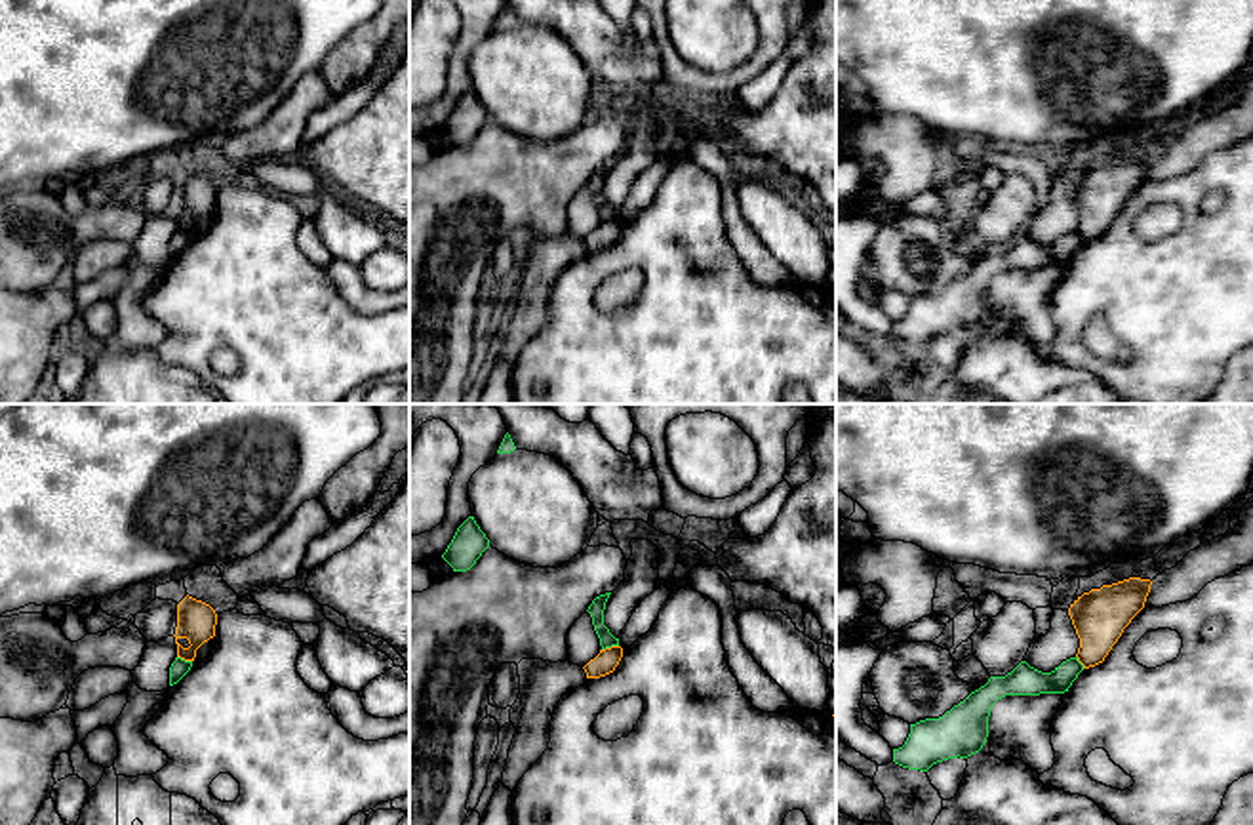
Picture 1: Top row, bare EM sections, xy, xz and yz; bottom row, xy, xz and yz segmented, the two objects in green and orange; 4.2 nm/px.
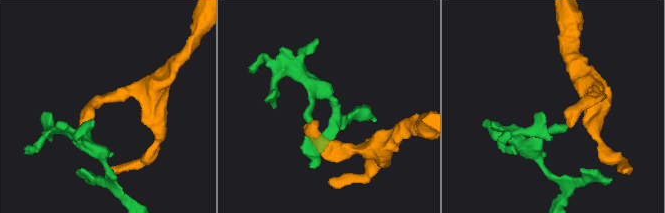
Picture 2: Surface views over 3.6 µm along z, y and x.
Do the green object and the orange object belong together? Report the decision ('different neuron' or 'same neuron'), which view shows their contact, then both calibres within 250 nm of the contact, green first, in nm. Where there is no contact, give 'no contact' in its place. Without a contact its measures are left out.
different neuron | xz | 70/90 nm

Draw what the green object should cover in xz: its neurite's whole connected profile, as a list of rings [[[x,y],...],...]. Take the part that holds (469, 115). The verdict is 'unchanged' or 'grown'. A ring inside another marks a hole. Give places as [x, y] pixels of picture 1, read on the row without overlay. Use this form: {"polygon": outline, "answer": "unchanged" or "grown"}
{"polygon": [[[468,90],[457,101],[442,131],[453,141],[453,145],[467,145],[476,137],[487,120],[489,112],[480,103],[474,90]]], "answer": "unchanged"}

